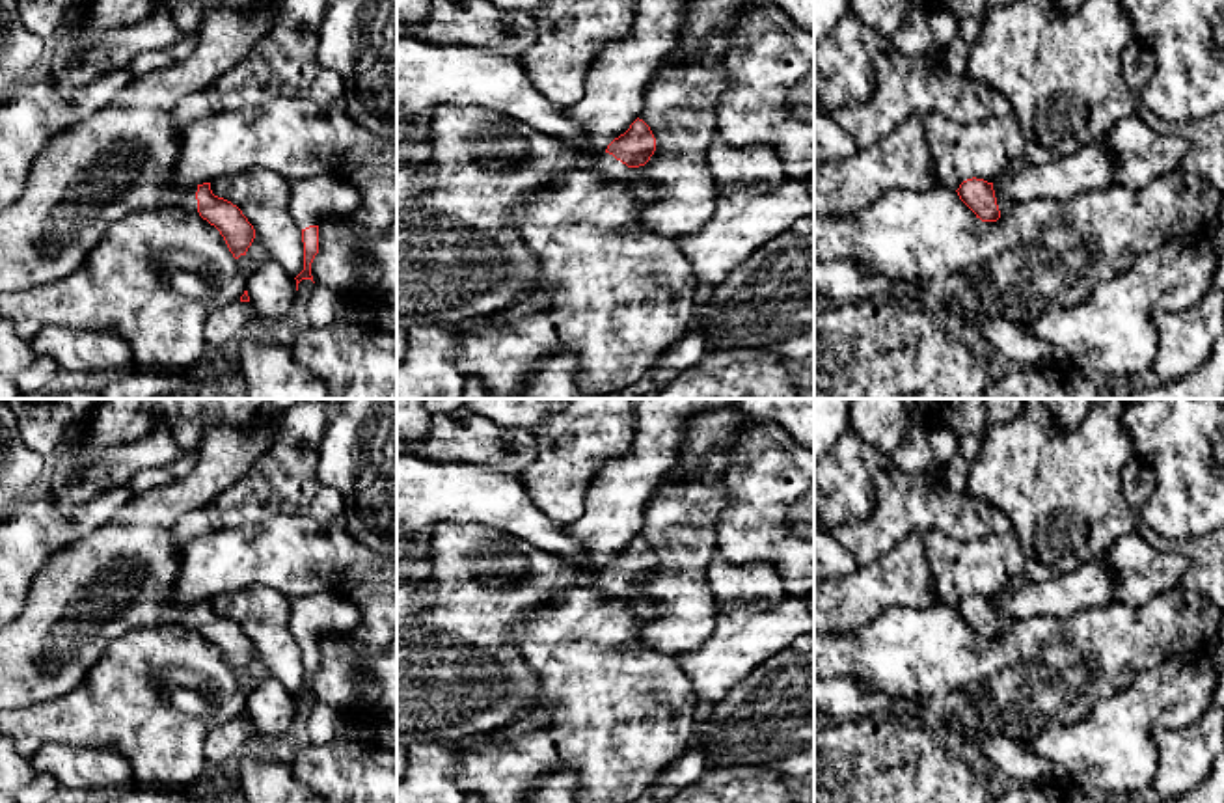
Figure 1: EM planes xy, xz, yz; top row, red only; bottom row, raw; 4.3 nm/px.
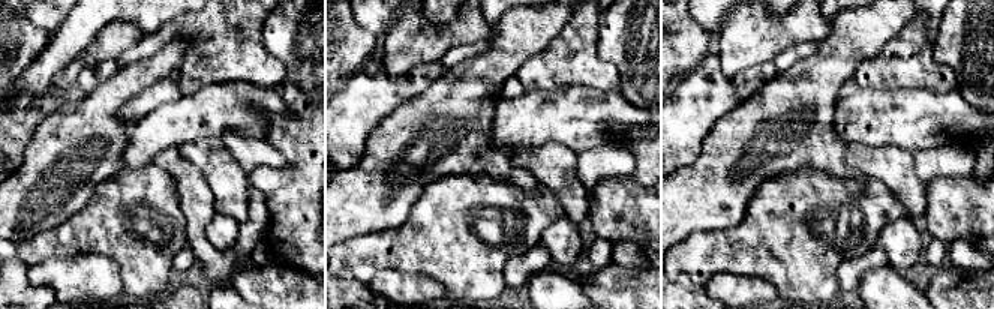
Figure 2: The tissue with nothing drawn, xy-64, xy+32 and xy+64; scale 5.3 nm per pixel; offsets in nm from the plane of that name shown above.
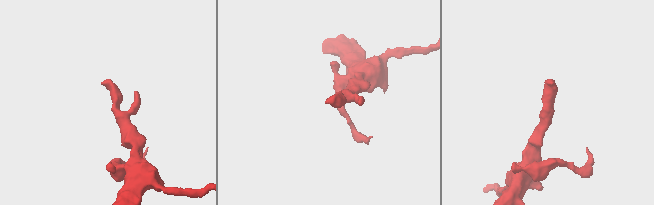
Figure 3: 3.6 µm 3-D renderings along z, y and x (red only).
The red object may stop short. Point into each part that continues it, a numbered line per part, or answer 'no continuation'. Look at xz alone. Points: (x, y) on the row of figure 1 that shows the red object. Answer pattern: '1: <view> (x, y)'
1: xz (459, 256)

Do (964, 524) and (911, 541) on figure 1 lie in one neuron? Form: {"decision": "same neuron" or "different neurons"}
{"decision": "different neurons"}

